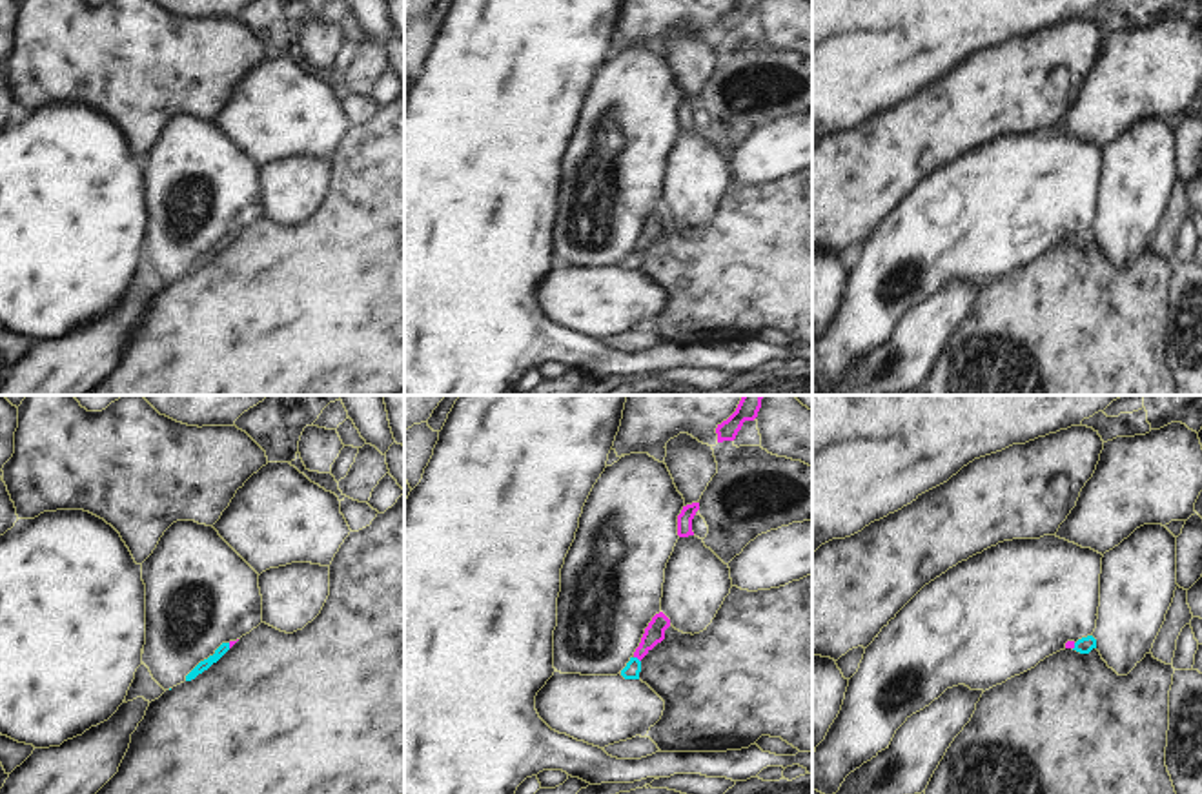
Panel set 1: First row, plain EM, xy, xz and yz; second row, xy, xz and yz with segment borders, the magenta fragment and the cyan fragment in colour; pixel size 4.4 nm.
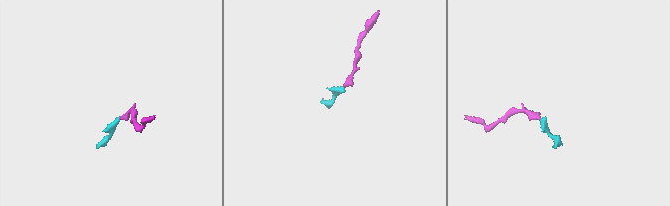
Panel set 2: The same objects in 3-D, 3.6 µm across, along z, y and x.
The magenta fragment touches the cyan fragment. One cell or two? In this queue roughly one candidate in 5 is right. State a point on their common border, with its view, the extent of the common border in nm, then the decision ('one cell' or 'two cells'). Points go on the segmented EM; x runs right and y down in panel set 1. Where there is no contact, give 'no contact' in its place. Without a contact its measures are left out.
contact xz (638, 658); length 40 nm; one cell

